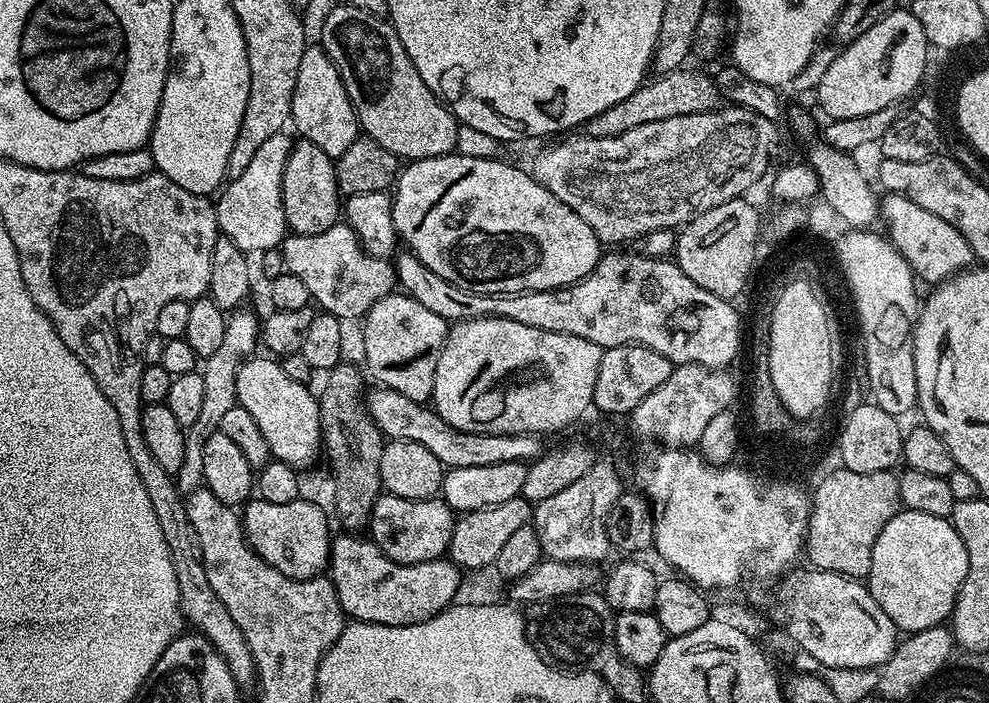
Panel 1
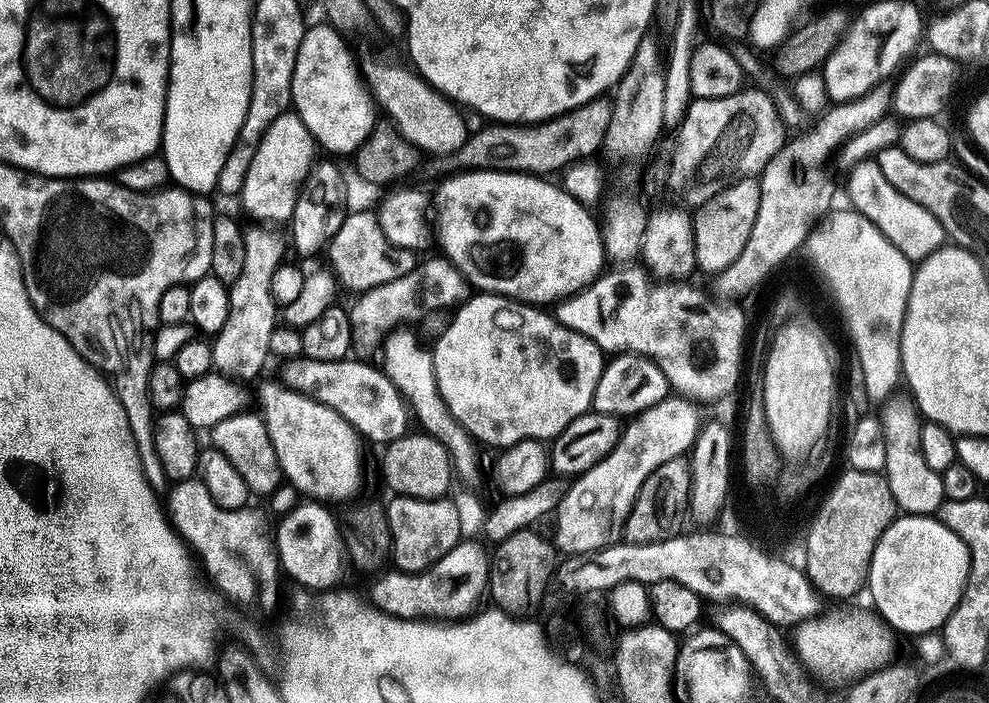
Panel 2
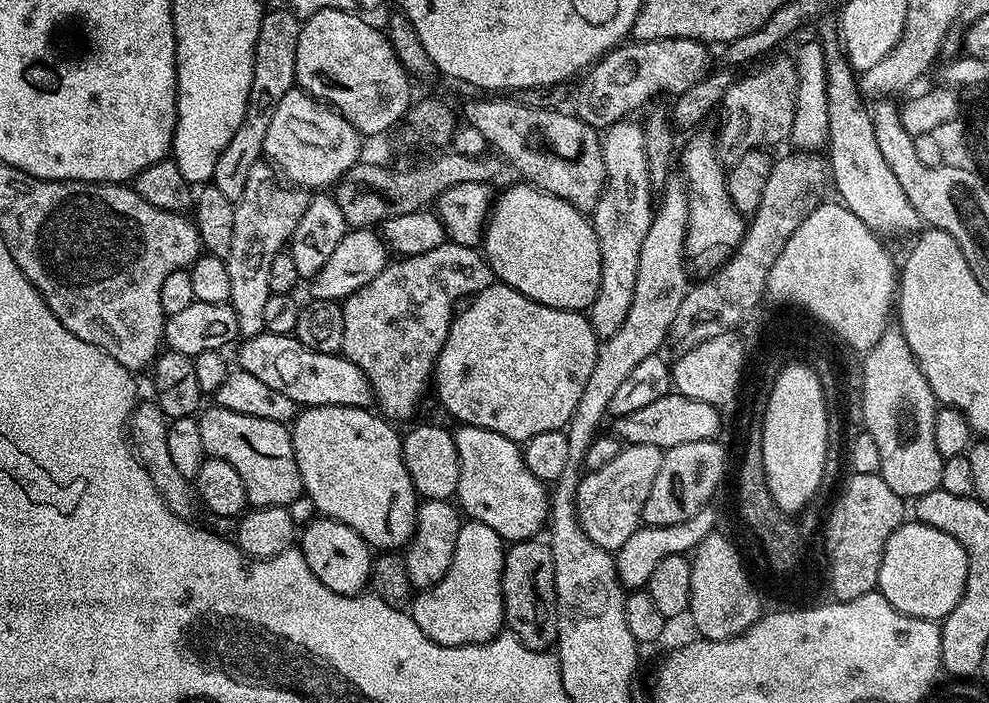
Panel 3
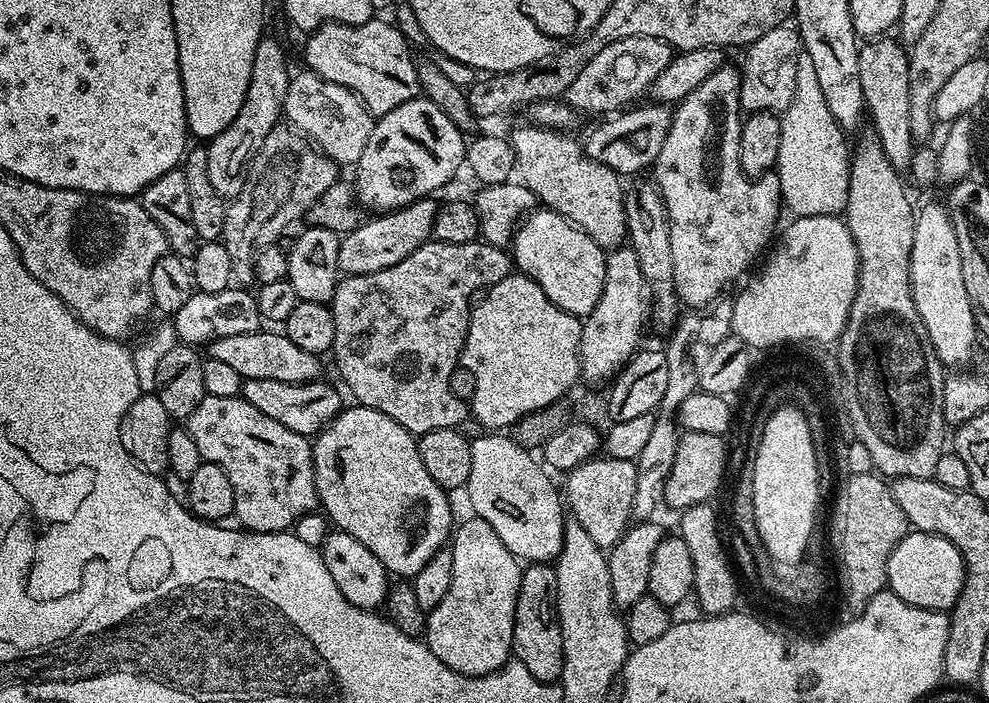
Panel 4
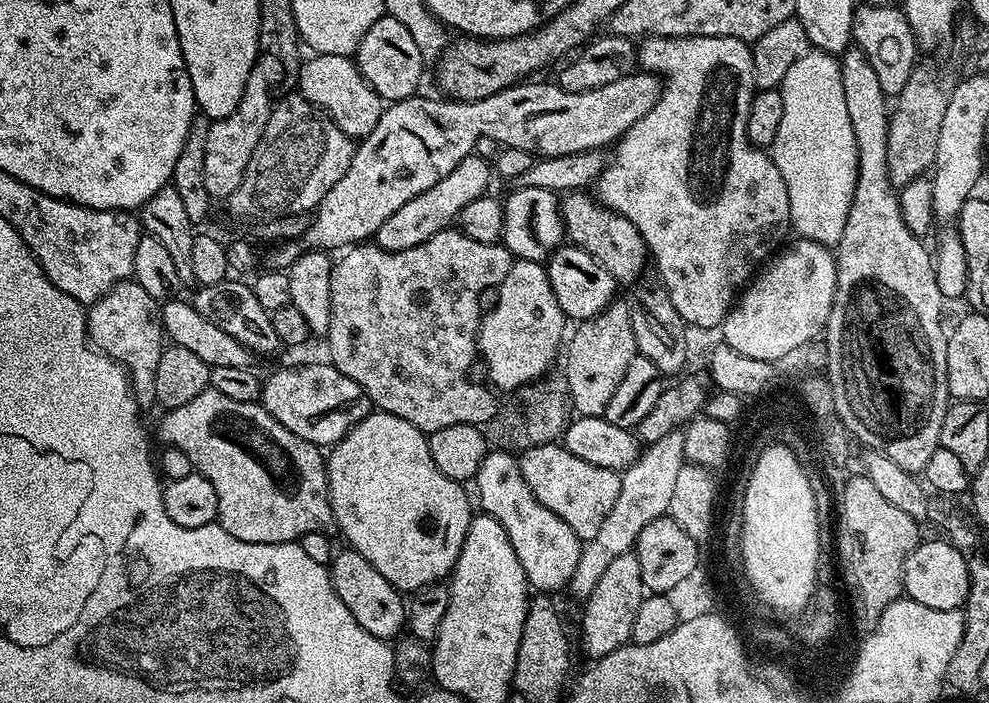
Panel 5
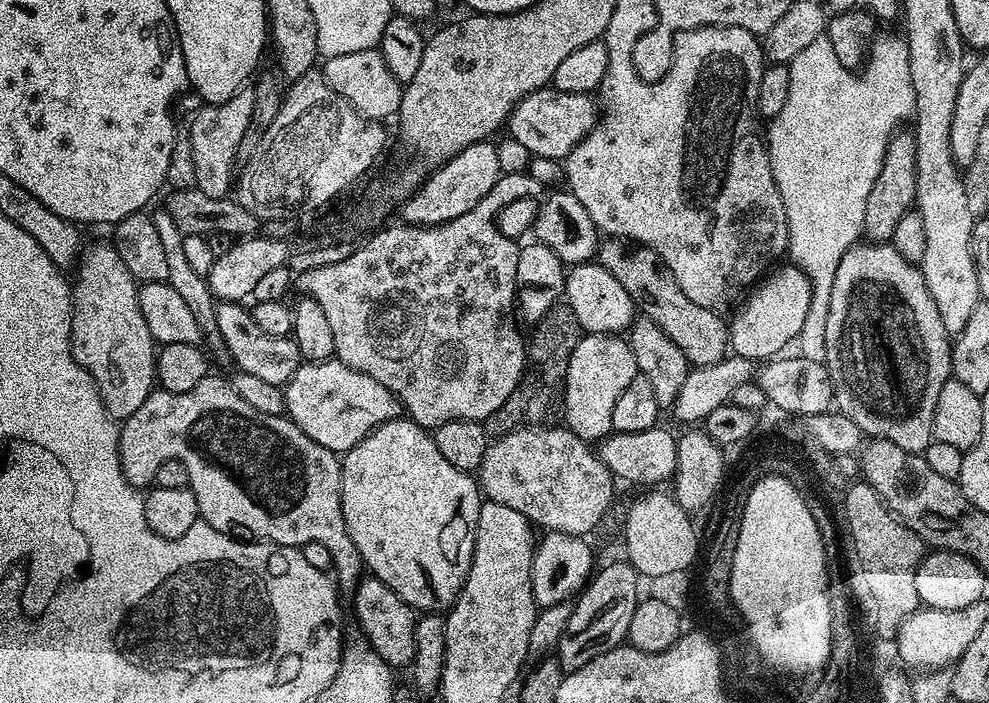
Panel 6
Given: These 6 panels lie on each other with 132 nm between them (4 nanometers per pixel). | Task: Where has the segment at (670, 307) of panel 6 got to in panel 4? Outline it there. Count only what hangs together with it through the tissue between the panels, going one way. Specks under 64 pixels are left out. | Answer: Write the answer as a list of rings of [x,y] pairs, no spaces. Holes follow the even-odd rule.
[[[525,124],[525,128],[516,128],[510,135],[519,183],[526,185],[547,211],[556,212],[581,228],[600,248],[621,247],[628,238],[628,219],[624,213],[626,188],[620,185],[621,177],[608,165],[589,158],[583,143],[571,140],[567,131]]]

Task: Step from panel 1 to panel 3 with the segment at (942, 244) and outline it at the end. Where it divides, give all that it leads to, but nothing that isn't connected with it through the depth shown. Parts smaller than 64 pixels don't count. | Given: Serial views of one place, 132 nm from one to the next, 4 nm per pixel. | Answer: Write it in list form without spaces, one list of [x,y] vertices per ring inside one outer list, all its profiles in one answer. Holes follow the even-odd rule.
[[[835,31],[822,37],[824,45],[824,61],[826,62],[826,98],[828,99],[828,142],[826,145],[826,164],[830,169],[830,180],[836,183],[839,203],[849,208],[871,232],[888,236],[904,236],[907,232],[915,233],[921,227],[920,216],[910,206],[906,194],[902,194],[902,186],[898,186],[898,178],[886,166],[886,158],[882,158],[882,149],[874,135],[874,122],[871,111],[866,107],[865,97],[860,94],[858,76],[853,71],[851,62],[844,55],[844,49]]]

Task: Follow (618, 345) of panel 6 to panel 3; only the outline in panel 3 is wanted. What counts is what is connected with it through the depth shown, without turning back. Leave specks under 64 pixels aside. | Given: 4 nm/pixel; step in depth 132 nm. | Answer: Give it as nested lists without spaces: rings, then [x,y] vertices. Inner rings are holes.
[[[625,118],[617,124],[611,124],[603,129],[600,149],[602,150],[602,162],[606,166],[606,178],[604,189],[598,198],[595,208],[590,213],[592,229],[598,238],[598,250],[600,251],[600,285],[598,294],[594,298],[590,309],[592,329],[597,337],[607,338],[613,336],[622,326],[626,314],[630,311],[630,302],[634,302],[634,282],[638,279],[638,254],[642,250],[642,241],[646,238],[646,230],[650,230],[652,213],[654,211],[654,189],[650,182],[650,170],[646,158],[646,146],[644,145],[644,129],[635,119]]]

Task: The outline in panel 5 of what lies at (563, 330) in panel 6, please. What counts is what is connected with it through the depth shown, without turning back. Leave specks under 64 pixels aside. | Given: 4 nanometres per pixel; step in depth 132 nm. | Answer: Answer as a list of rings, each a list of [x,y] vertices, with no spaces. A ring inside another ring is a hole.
[[[549,375],[530,384],[523,384],[499,405],[496,417],[483,429],[493,449],[509,454],[523,454],[543,444],[555,444],[563,437],[570,423],[568,381]]]

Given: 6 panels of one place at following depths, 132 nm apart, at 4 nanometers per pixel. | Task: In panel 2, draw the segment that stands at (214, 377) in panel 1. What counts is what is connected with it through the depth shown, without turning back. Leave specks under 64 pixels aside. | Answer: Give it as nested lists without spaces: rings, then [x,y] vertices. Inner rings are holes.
[[[254,226],[258,228],[248,228],[245,231],[246,238],[246,259],[242,265],[242,274],[238,274],[236,281],[230,285],[228,297],[230,298],[230,314],[226,314],[226,326],[215,333],[211,341],[212,353],[214,354],[213,369],[221,372],[224,376],[231,376],[233,380],[249,382],[264,368],[268,356],[272,352],[272,335],[278,327],[278,305],[271,294],[271,278],[278,270],[280,264],[285,263],[284,244],[286,248],[286,236],[280,232],[275,232],[272,226]]]

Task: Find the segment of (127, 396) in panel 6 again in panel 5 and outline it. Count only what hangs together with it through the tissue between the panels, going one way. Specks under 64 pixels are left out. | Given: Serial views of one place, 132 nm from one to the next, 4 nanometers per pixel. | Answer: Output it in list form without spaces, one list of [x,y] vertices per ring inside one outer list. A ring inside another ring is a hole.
[[[135,278],[126,279],[91,305],[87,309],[86,319],[92,347],[109,356],[115,364],[121,364],[128,374],[136,400],[141,405],[151,405],[156,394],[154,378],[158,370],[158,358],[166,347],[166,337],[152,296],[138,286]]]

